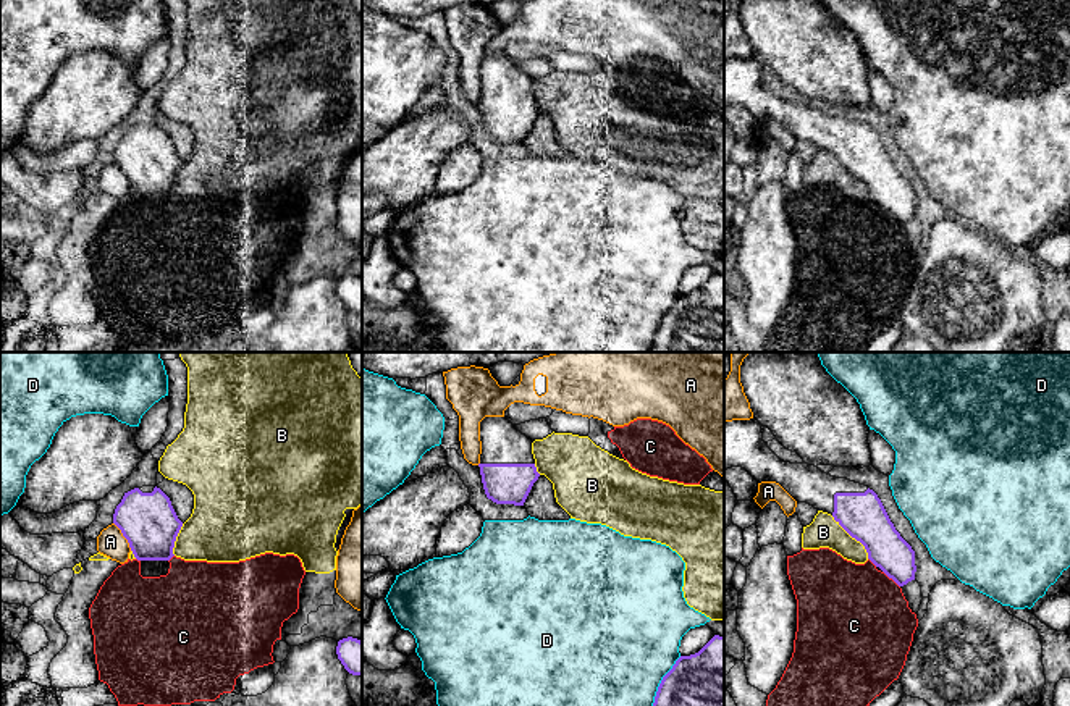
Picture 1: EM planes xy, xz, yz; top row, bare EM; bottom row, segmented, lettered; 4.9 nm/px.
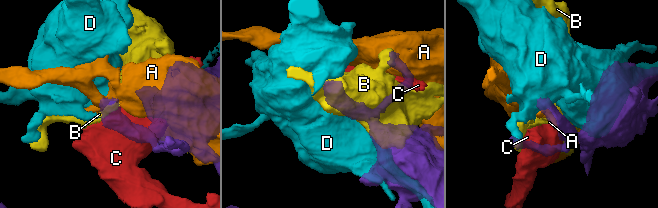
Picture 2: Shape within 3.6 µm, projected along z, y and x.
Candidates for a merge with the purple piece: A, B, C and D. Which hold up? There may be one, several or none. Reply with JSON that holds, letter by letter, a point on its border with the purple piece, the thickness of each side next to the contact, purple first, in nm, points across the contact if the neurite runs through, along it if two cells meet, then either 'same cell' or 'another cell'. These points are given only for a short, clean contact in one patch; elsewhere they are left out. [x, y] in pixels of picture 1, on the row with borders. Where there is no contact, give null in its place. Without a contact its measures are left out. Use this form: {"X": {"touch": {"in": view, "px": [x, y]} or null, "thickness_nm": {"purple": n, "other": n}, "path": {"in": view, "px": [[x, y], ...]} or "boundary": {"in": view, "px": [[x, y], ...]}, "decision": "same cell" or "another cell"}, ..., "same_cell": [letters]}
{"A": {"touch": {"in": "xy", "px": [123, 535]}, "thickness_nm": {"purple": 280, "other": 140}, "decision": "another cell"}, "B": {"touch": {"in": "yz", "px": [854, 537]}, "thickness_nm": {"purple": 220, "other": 160}, "decision": "another cell"}, "C": {"touch": {"in": "yz", "px": [891, 577]}, "thickness_nm": {"purple": 190, "other": 480}, "decision": "another cell"}, "D": {"touch": {"in": "xz", "px": [661, 680]}, "thickness_nm": {"purple": 280, "other": 500}, "decision": "another cell"}, "same_cell": []}

